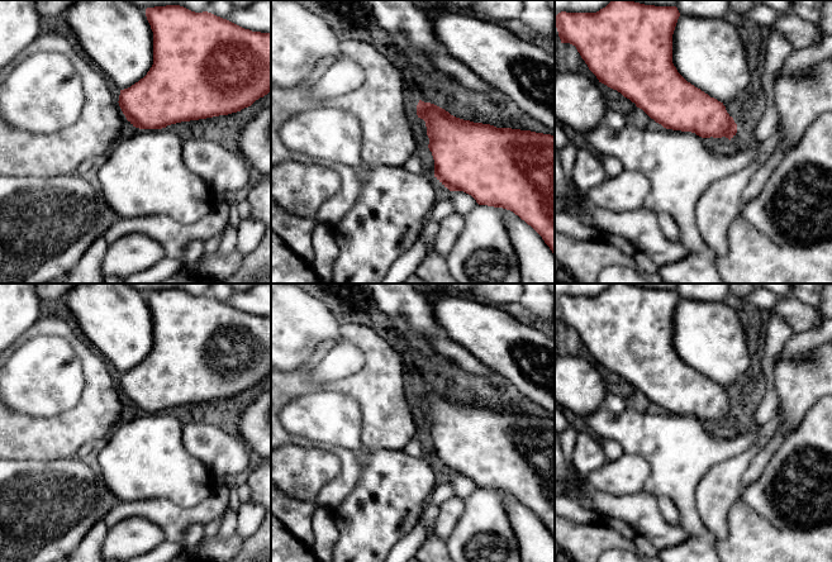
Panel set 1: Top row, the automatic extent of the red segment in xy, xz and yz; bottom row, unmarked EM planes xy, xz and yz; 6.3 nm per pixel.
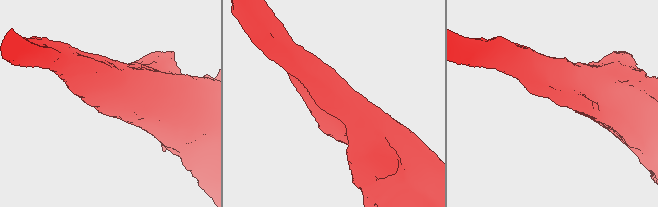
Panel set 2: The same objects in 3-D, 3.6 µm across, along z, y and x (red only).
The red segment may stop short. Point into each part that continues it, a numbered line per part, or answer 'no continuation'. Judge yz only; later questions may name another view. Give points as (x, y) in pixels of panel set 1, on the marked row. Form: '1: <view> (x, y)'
no continuation

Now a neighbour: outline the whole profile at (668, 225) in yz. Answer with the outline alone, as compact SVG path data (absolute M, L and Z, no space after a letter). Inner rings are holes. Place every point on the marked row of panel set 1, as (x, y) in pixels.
M666 213L657 214L657 220L664 237L671 242L680 238L680 229L676 222Z

